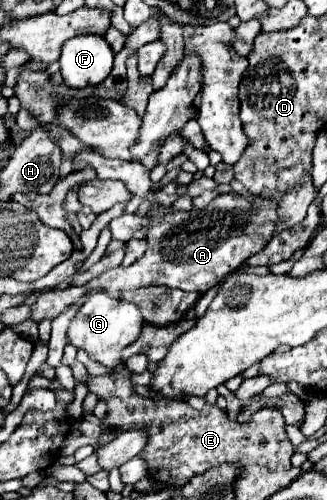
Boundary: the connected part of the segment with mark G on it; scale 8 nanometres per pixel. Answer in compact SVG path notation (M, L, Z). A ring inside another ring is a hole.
M94 293L86 299L86 303L78 309L76 317L70 321L68 327L68 343L76 349L84 349L90 359L98 361L104 367L118 367L122 365L122 349L134 343L144 327L144 317L134 303L128 301L114 301L106 293Z

